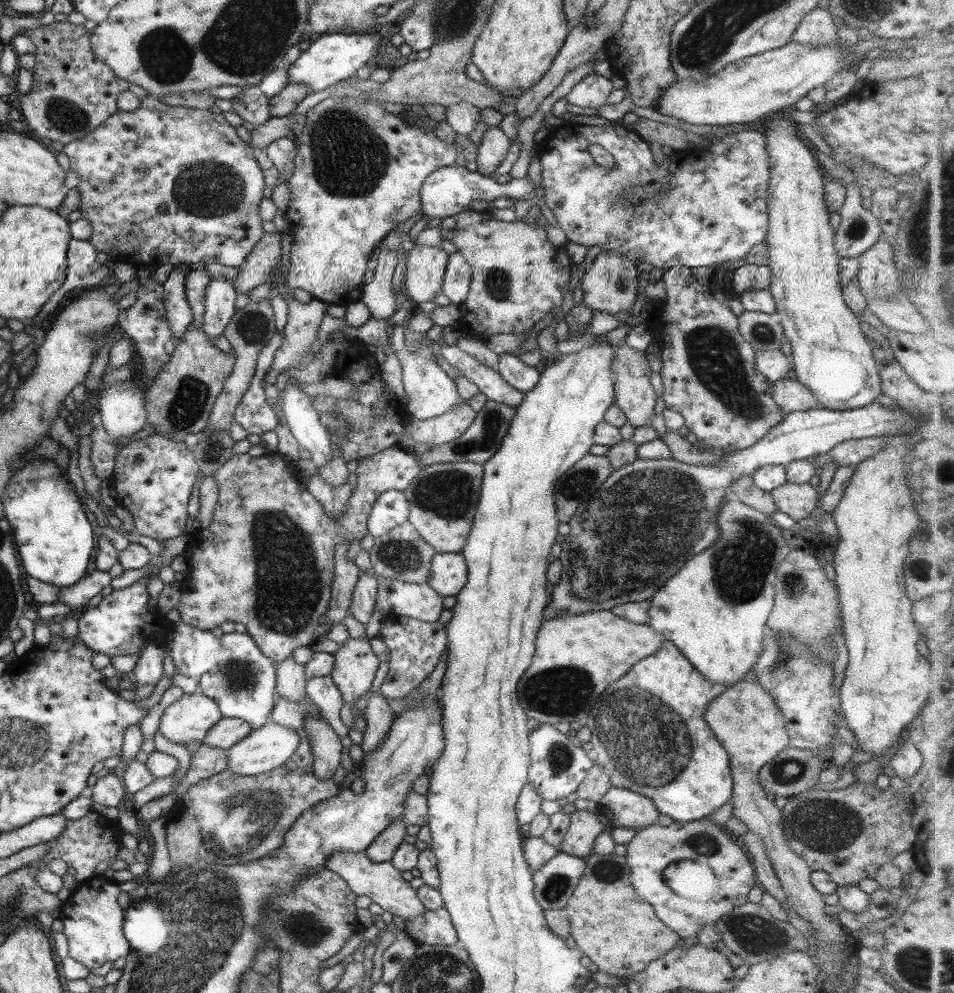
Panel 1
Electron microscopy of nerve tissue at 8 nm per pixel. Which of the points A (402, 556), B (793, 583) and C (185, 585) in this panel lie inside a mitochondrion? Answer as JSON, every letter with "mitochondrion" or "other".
{"A":"mitochondrion","B":"mitochondrion","C":"other"}

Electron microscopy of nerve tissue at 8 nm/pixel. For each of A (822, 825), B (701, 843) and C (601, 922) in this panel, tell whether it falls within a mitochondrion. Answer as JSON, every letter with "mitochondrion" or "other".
{"A":"mitochondrion","B":"mitochondrion","C":"other"}

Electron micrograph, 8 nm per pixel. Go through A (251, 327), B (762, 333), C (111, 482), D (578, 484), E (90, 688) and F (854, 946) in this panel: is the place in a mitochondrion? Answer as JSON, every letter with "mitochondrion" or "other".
{"A":"mitochondrion","B":"mitochondrion","C":"other","D":"mitochondrion","E":"other","F":"other"}

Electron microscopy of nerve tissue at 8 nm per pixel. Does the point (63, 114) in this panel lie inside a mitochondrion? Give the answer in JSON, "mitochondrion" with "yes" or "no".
{"mitochondrion":"yes"}

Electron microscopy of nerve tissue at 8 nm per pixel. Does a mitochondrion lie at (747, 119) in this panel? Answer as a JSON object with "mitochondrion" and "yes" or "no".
{"mitochondrion":"no"}

